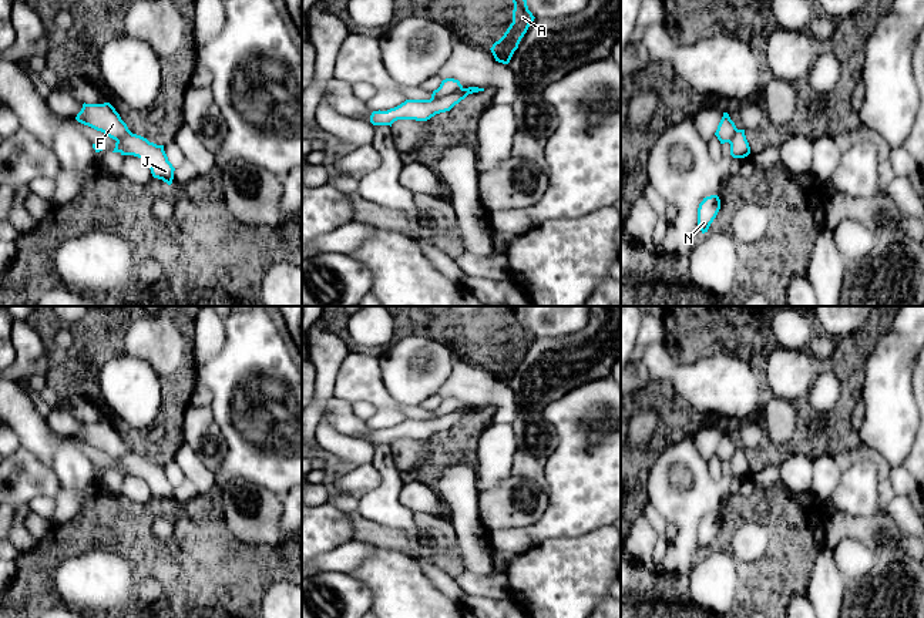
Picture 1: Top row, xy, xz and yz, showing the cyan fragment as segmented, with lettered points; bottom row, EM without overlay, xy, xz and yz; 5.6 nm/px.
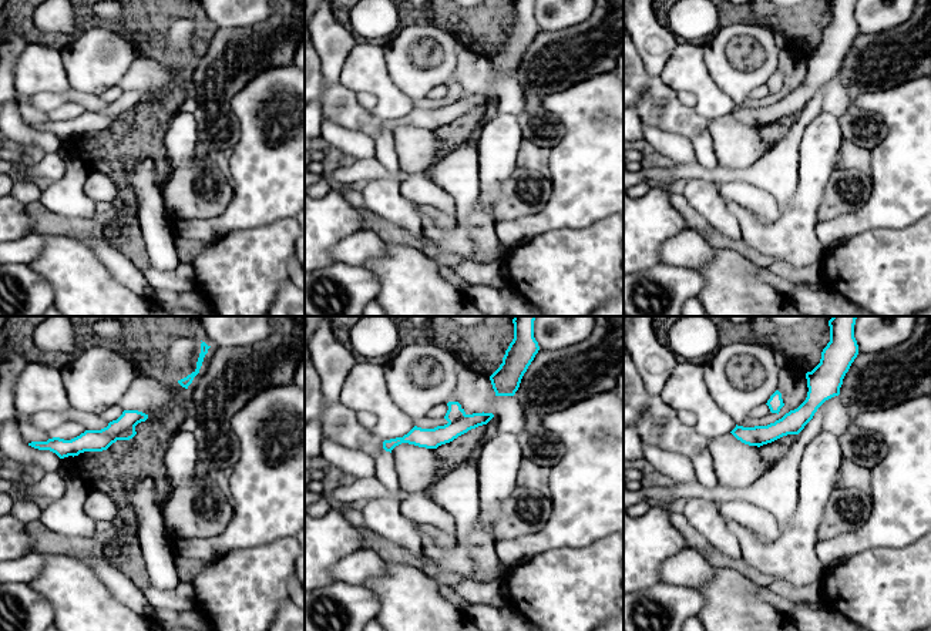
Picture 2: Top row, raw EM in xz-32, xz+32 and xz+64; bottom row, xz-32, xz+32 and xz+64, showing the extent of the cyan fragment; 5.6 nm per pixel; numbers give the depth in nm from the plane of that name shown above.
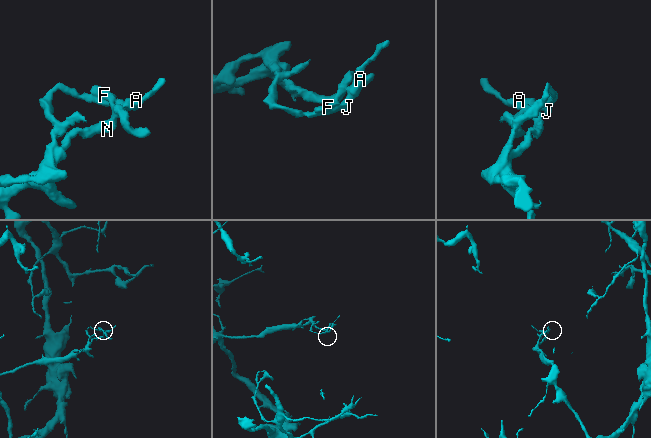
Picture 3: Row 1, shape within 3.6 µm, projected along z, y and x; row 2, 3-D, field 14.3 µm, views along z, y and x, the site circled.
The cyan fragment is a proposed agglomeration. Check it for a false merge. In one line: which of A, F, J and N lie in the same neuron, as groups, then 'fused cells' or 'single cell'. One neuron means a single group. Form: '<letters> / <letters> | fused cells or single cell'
A J / F N | fused cells

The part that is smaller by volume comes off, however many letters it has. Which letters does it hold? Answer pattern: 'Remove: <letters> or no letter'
Remove: A, J

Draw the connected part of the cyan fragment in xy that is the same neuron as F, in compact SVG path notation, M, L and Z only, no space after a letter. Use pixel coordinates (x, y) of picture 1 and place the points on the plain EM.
M110 421L104 423L83 423L81 430L75 439L97 450L104 451L107 456L118 460L128 454L131 450L121 439L120 433Z

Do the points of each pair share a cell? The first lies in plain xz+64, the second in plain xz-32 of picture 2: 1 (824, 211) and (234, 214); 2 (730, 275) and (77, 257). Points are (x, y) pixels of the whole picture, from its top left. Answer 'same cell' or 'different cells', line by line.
1: different cells
2: same cell

